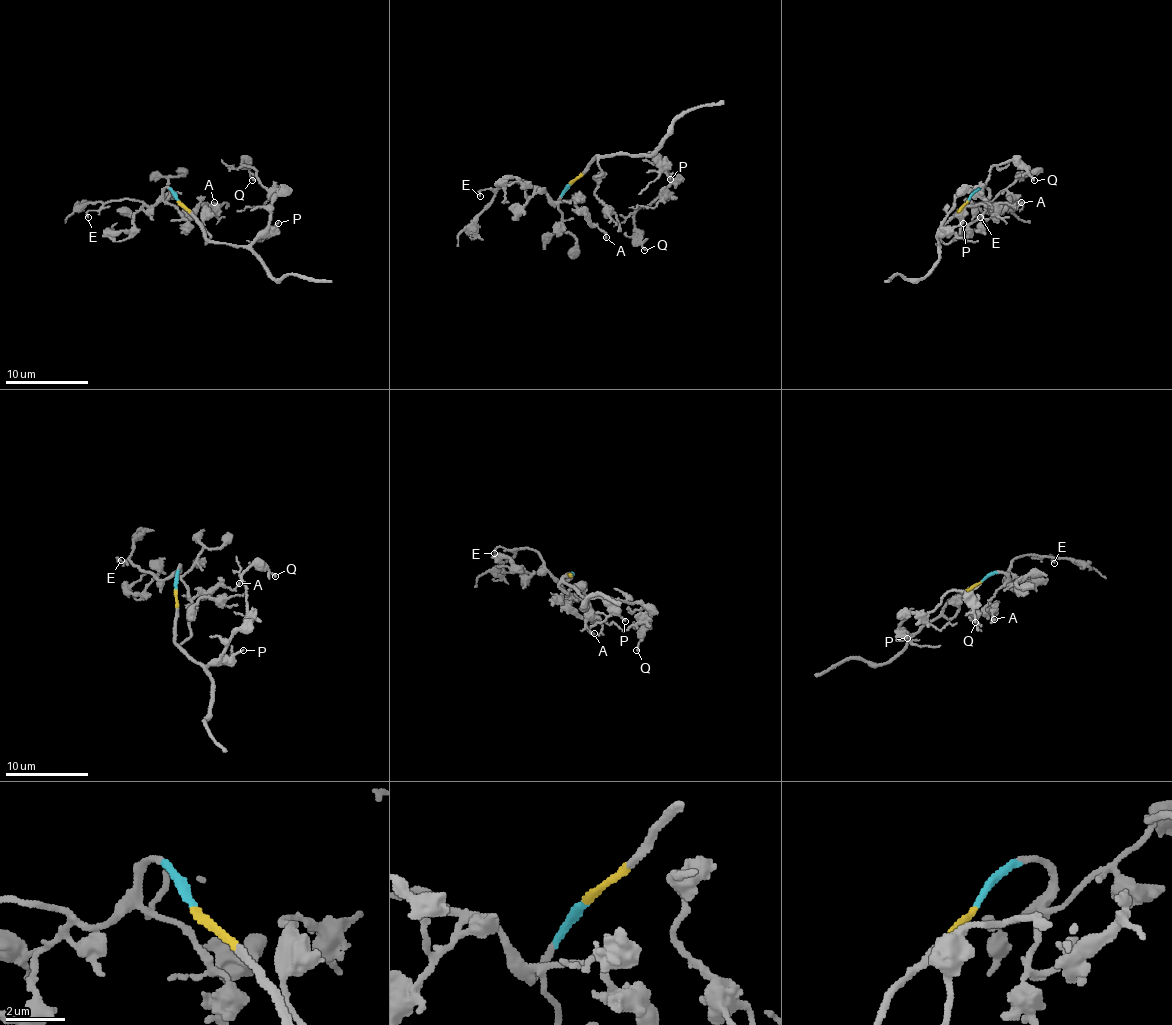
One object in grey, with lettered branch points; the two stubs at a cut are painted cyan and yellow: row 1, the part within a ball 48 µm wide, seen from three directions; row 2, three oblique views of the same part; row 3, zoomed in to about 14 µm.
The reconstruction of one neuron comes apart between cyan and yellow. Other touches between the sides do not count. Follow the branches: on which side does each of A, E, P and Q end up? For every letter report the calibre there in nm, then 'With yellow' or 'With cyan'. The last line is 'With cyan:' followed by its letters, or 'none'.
A: Thickness 140 nm. With cyan
E: Thickness 100 nm. With cyan
P: Thickness 160 nm. With yellow
Q: Thickness 120 nm. With yellow
With cyan: A, E

